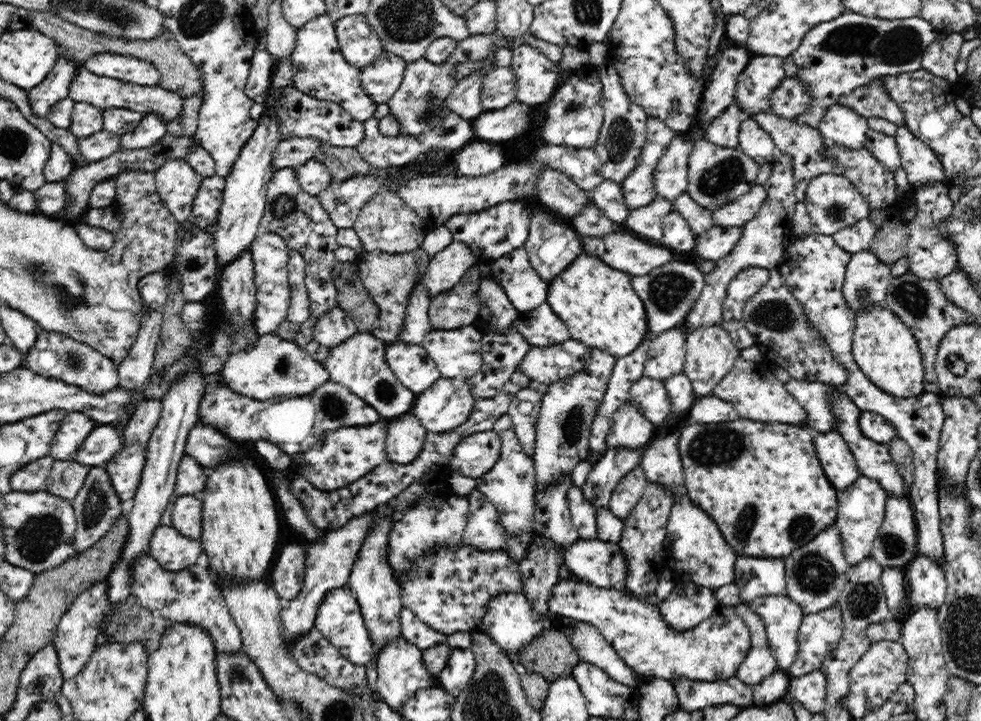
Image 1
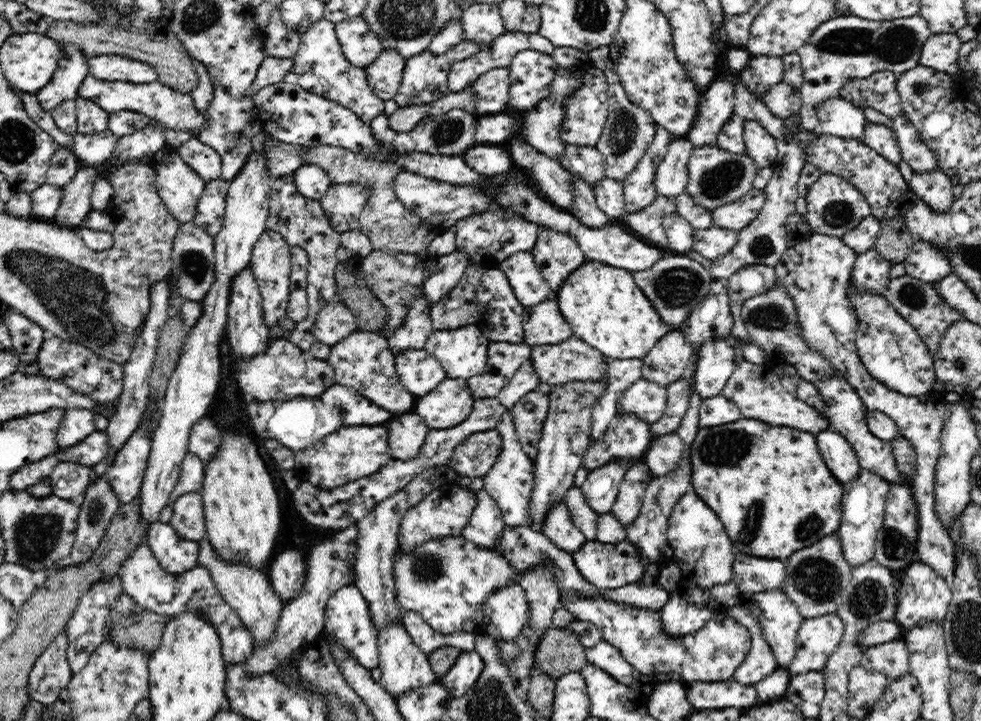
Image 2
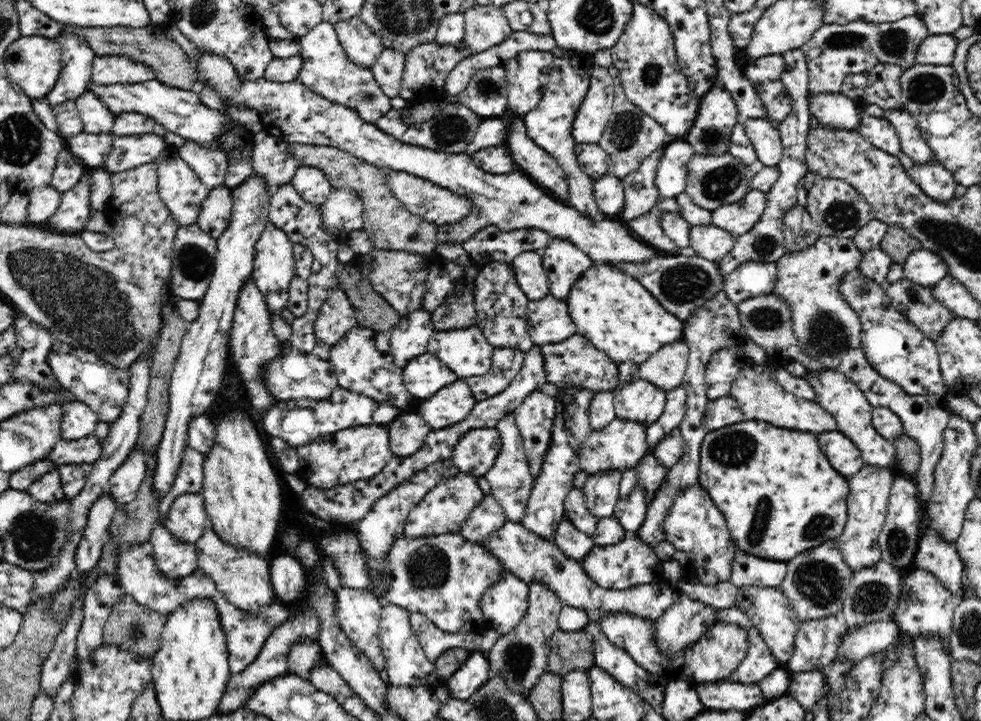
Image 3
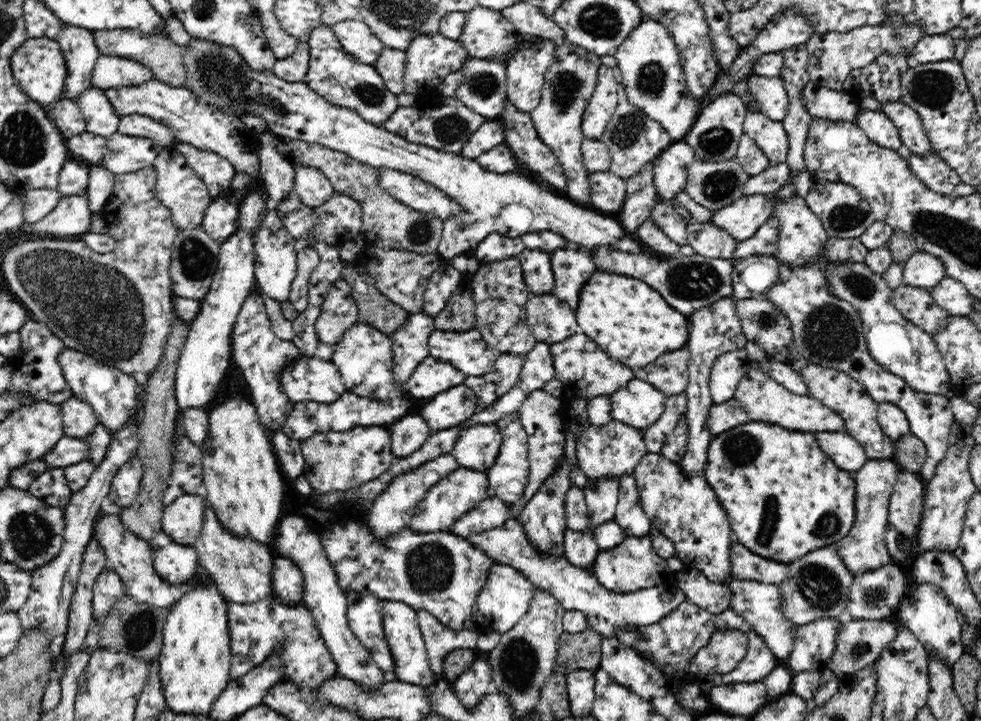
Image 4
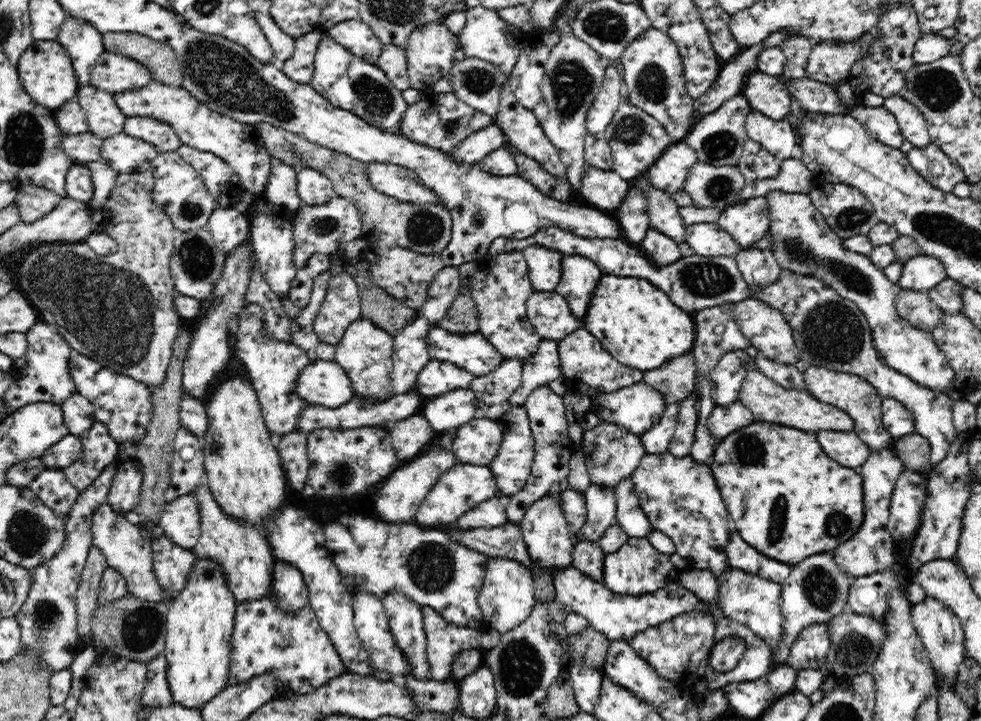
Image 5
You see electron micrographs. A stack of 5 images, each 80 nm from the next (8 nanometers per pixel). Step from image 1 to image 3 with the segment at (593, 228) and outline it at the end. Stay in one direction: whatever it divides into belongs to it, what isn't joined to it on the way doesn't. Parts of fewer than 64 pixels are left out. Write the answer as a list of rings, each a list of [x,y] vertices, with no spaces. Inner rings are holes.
[[[572,51],[570,58],[555,58],[554,70],[550,73],[550,78],[543,88],[542,98],[538,106],[530,112],[526,112],[522,117],[526,125],[526,135],[532,139],[538,147],[550,153],[563,168],[565,177],[568,179],[570,196],[568,206],[574,207],[580,212],[582,217],[590,217],[592,220],[604,220],[608,218],[605,213],[596,205],[593,192],[593,180],[576,161],[574,146],[576,141],[572,139],[572,122],[574,114],[580,108],[580,102],[586,96],[588,84],[590,84],[590,72],[595,68],[593,62],[594,53],[585,51]],[[660,198],[657,205],[648,210],[646,214],[640,214],[638,218],[632,218],[632,220],[628,220],[624,224],[630,227],[630,230],[640,240],[650,244],[652,248],[657,248],[658,251],[662,251],[664,254],[675,254],[679,250],[675,248],[672,239],[665,235],[659,216],[665,212],[678,213],[679,210],[680,207],[674,199]]]

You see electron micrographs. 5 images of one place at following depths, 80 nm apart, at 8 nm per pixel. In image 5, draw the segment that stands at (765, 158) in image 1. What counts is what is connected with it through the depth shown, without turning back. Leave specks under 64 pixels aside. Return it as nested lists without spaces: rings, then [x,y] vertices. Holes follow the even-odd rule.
[[[751,110],[745,120],[748,138],[762,145],[774,158],[783,161],[794,156],[796,136],[786,118],[772,120],[757,110]]]

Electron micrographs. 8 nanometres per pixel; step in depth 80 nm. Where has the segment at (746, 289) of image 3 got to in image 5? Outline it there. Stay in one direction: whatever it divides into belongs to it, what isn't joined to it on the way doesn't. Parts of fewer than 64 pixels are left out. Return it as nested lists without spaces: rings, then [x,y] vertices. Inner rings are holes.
[[[741,248],[734,257],[742,279],[750,289],[750,296],[778,280],[781,266],[772,250]]]

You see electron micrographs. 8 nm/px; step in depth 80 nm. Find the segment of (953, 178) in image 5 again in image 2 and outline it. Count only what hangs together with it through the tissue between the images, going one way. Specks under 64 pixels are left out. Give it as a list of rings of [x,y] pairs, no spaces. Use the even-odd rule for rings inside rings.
[[[932,171],[921,175],[912,175],[909,187],[928,205],[934,213],[943,213],[955,202],[952,194],[953,184],[950,179],[940,171]]]

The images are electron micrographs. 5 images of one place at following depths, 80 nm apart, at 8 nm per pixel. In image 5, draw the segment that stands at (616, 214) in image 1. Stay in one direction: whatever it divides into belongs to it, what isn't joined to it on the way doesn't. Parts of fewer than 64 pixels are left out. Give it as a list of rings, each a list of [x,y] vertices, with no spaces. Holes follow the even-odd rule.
[[[588,166],[582,177],[582,194],[580,197],[586,205],[593,206],[605,213],[614,212],[622,205],[622,202],[624,202],[626,196],[629,194],[629,184],[630,181],[624,180],[614,170],[602,170]]]

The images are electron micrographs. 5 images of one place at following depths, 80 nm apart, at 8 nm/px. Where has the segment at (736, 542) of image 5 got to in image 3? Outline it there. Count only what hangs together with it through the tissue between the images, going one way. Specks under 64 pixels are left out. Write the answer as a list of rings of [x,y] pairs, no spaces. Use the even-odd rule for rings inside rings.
[[[740,549],[735,550],[731,581],[738,588],[751,586],[776,588],[782,584],[786,573],[785,561],[763,559]]]

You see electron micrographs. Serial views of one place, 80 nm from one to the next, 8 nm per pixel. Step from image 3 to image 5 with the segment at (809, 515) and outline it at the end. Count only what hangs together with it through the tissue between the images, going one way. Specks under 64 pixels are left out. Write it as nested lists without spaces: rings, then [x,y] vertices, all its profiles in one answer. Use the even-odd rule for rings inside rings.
[[[755,421],[724,439],[717,440],[714,456],[708,466],[724,500],[724,506],[734,521],[737,534],[749,546],[771,559],[789,565],[798,564],[812,554],[833,551],[862,526],[864,505],[861,475],[857,470],[845,468],[828,458],[814,432]]]

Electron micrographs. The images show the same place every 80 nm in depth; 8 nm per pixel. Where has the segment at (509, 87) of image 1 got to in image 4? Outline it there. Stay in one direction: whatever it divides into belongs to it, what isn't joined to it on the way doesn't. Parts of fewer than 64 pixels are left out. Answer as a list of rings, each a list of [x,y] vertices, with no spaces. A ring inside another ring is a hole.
[[[469,58],[461,67],[462,80],[455,97],[471,111],[488,119],[497,119],[507,101],[504,63]]]

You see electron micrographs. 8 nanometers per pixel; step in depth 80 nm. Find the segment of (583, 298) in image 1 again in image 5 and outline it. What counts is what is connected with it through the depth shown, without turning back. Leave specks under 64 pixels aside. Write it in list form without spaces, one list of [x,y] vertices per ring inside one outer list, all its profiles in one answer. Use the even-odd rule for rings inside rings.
[[[601,274],[581,326],[619,363],[641,371],[658,368],[666,360],[690,352],[694,344],[692,314],[672,303],[650,281],[630,276]]]

